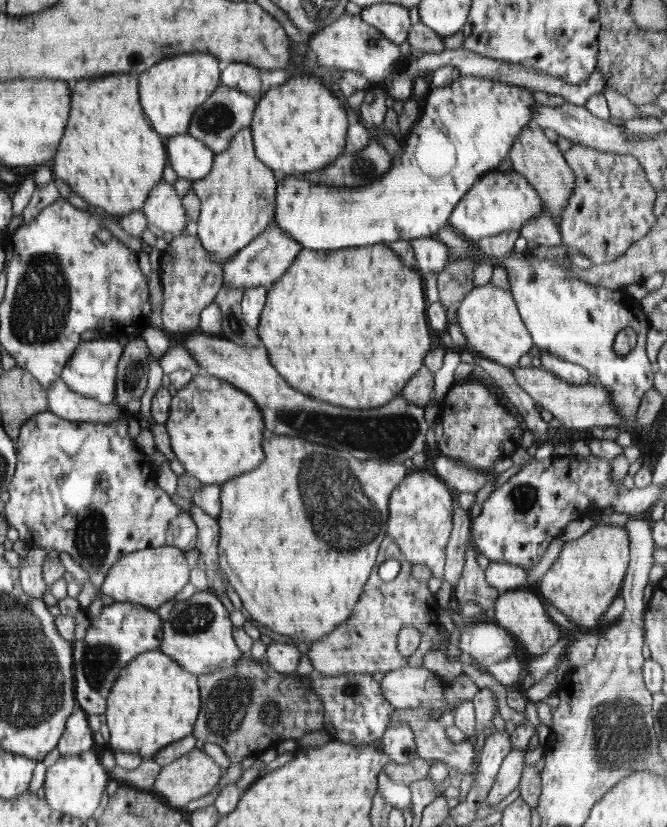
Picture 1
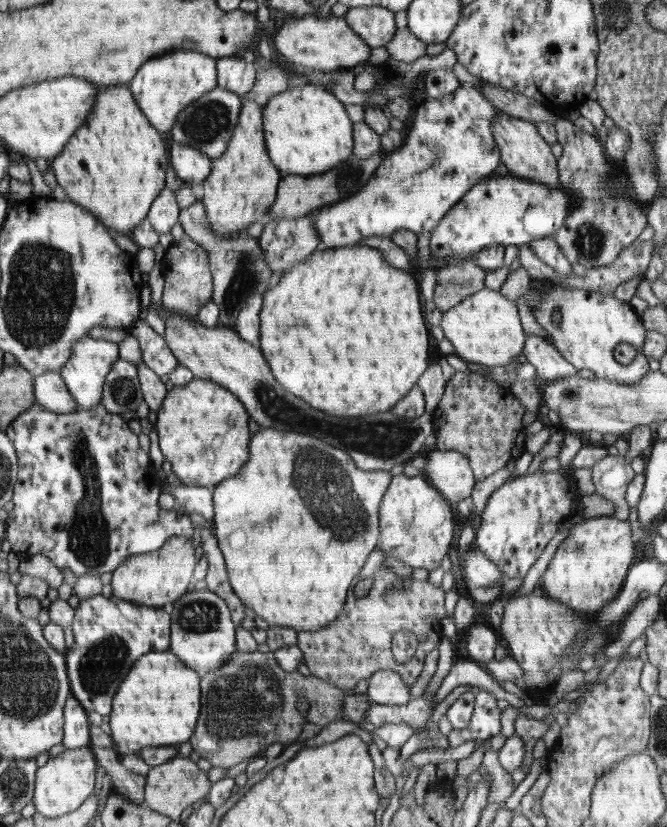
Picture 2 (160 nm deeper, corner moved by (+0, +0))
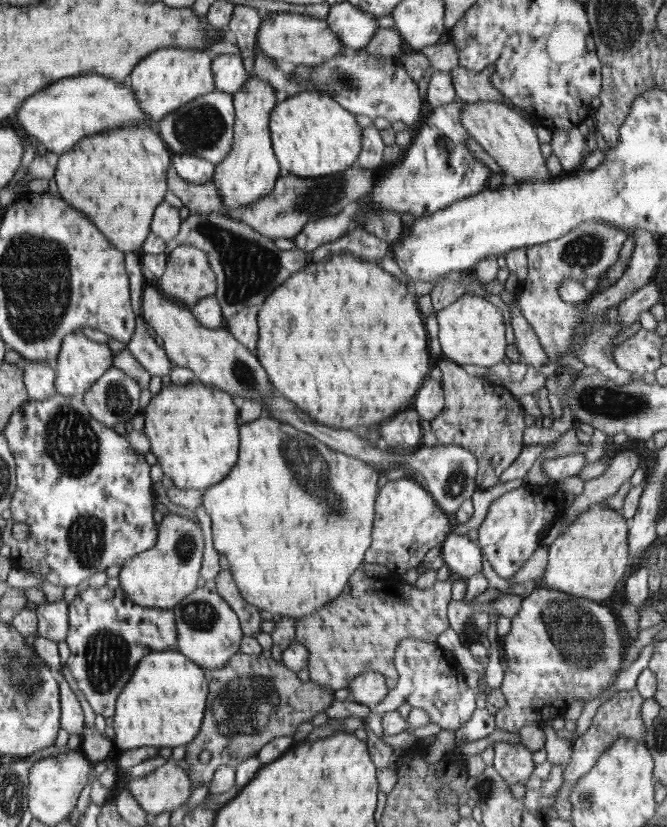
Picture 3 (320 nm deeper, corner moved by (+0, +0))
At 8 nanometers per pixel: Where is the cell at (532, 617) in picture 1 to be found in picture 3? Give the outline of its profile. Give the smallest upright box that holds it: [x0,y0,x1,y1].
[496,585,624,733]

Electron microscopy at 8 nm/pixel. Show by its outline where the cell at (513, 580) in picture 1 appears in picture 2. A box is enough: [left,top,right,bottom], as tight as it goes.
[461,546,505,586]

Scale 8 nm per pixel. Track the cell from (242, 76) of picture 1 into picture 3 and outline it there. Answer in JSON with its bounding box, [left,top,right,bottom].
[211,54,250,95]

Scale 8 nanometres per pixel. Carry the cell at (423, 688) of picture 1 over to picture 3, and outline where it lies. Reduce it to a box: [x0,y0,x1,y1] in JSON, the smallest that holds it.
[347,672,388,707]

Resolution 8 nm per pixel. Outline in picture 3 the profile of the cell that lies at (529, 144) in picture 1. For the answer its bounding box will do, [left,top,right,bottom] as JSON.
[461,101,551,183]

